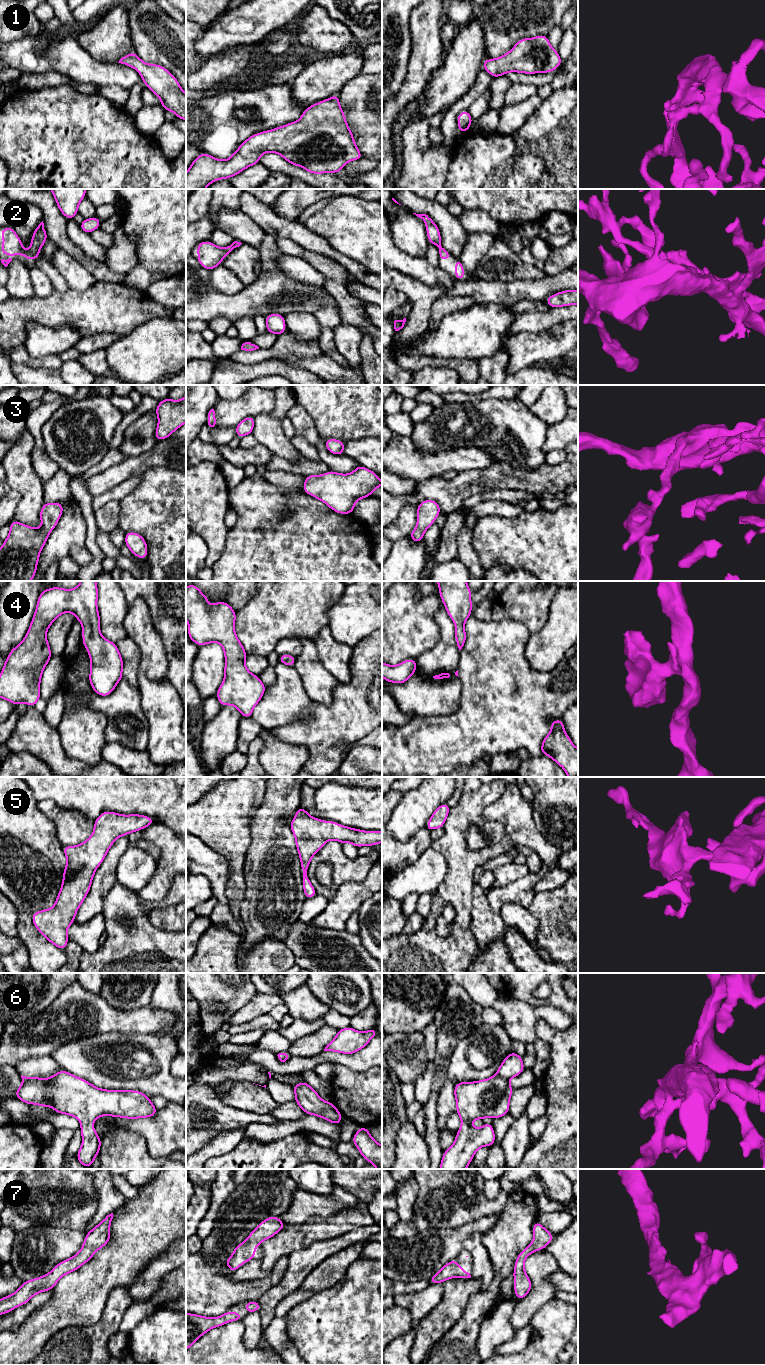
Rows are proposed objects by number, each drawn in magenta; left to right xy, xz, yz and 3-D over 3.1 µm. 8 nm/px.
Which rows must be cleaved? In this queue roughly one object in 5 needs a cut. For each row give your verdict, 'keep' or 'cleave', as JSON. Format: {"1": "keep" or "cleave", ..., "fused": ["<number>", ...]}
{"1": "keep", "2": "keep", "3": "keep", "4": "keep", "5": "keep", "6": "keep", "7": "keep", "fused": []}

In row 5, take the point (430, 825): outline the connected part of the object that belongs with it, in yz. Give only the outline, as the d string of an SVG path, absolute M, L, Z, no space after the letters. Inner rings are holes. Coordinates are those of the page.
M446 802L442 803L434 811L431 818L426 823L426 828L430 831L435 830L437 828L443 828L449 812L450 812L450 807L447 805L447 803Z

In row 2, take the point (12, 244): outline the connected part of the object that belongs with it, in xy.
M43 221L35 228L28 251L23 249L22 241L12 227L2 228L1 237L5 239L1 245L2 254L24 254L26 260L36 260L40 255L40 248L48 239Z

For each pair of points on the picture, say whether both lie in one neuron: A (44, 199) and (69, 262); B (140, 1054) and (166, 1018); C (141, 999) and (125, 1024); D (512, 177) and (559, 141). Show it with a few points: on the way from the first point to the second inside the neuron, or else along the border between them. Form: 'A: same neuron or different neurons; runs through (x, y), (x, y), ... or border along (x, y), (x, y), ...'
A: different neurons; border along (60, 248), (84, 266)
B: different neurons; border along (157, 1032), (133, 1034)
C: different neurons; border along (149, 1003), (127, 1010), (119, 1010), (112, 1007)
D: same neuron; runs through (524, 165), (535, 154), (547, 153)

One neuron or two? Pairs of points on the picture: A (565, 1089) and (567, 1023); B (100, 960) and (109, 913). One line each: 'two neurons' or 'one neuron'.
A: two neurons
B: one neuron

